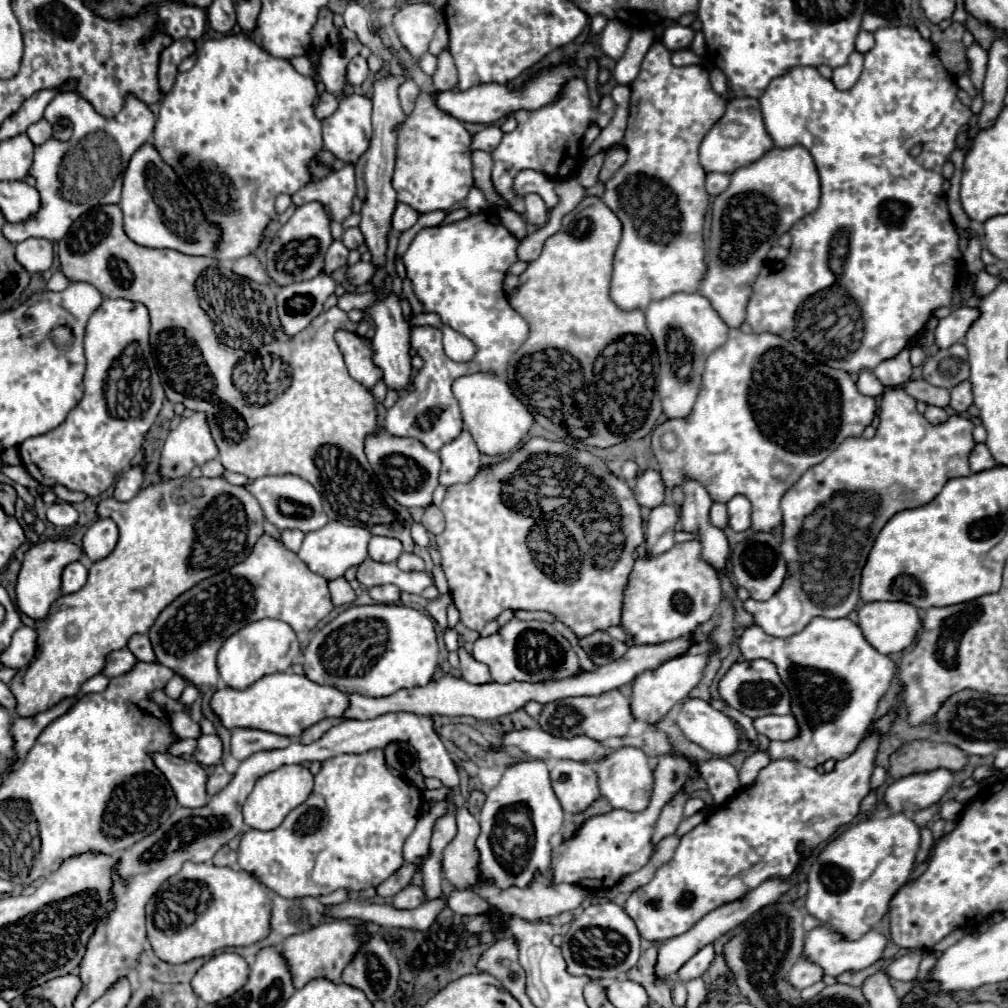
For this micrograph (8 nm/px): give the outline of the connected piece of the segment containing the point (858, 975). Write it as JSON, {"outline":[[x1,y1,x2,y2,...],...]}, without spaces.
{"outline":[[878,961,878,963,870,965,868,969,862,969,862,971,848,971,848,973,842,973,840,977,836,977,836,981,838,981,838,983,852,985,852,987,860,987,860,985,862,985,862,981,864,981,866,977,870,977,872,973,876,973,878,969,882,969,882,961]]}

